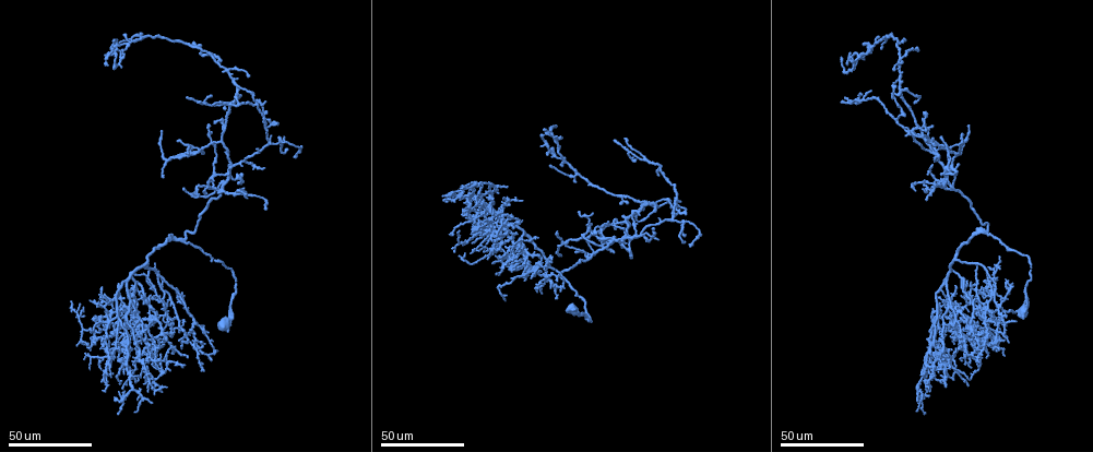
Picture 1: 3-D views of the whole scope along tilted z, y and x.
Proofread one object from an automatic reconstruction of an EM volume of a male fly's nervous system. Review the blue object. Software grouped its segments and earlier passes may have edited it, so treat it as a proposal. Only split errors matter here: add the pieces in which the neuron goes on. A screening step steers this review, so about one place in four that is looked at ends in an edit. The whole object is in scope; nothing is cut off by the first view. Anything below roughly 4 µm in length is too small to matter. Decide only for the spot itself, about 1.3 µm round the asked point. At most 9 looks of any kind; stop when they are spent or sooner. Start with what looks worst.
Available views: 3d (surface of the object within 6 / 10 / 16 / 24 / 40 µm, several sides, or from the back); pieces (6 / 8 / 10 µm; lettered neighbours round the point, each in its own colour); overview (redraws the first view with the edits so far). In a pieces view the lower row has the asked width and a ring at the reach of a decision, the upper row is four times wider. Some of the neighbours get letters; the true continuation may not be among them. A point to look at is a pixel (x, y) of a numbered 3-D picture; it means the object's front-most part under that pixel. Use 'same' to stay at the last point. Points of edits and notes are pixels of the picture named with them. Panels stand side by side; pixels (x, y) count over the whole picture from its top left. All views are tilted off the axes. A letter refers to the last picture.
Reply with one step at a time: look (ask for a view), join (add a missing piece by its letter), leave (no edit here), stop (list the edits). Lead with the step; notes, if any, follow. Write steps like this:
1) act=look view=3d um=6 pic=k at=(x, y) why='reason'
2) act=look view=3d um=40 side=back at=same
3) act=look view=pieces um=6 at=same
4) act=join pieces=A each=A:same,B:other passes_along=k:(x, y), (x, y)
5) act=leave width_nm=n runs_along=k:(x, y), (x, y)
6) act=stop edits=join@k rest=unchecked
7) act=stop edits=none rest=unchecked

act=look view=3d um=40 pic=1 at=(188, 97) why='long arm stops here'

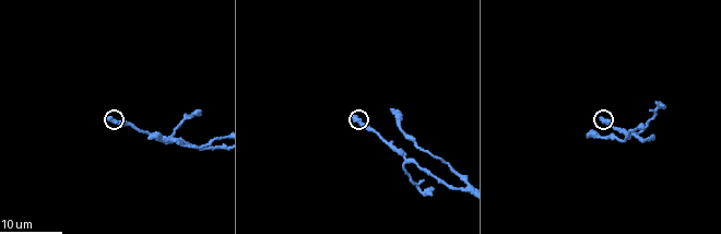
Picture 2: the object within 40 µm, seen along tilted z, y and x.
act=look view=3d um=10 pic=2 at=(352, 118) why='zoom in'

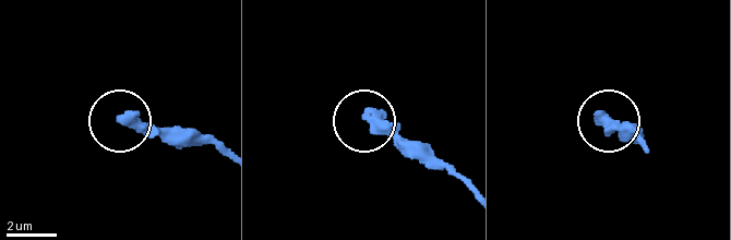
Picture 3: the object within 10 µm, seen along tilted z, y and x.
act=look view=pieces um=10 pic=3 at=(120, 119)

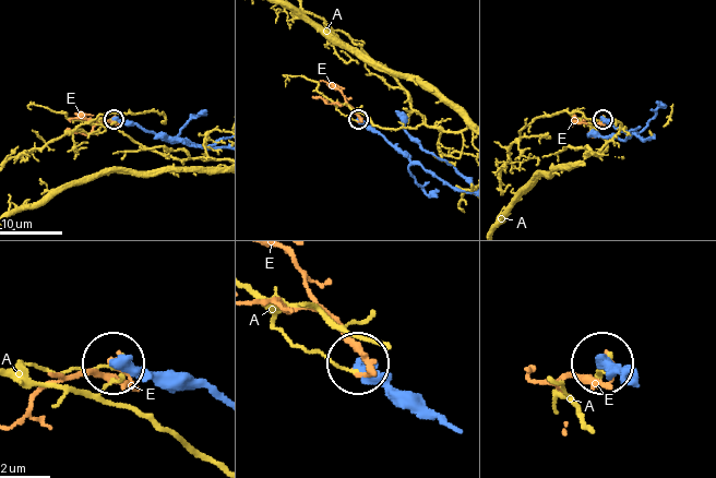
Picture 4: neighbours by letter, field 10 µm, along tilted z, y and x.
act=leave each=A:other,E:other runs_along=4:(450, 428), (403, 408), (359, 361) found='no lettered piece goes on from it'

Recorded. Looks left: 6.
act=look view=3d um=24 pic=1 at=(578, 211) why='branch stops here'

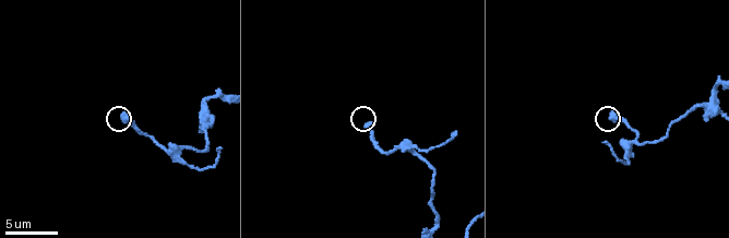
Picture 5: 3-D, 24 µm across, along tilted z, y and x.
act=look view=pieces um=10 pic=5 at=(613, 110)

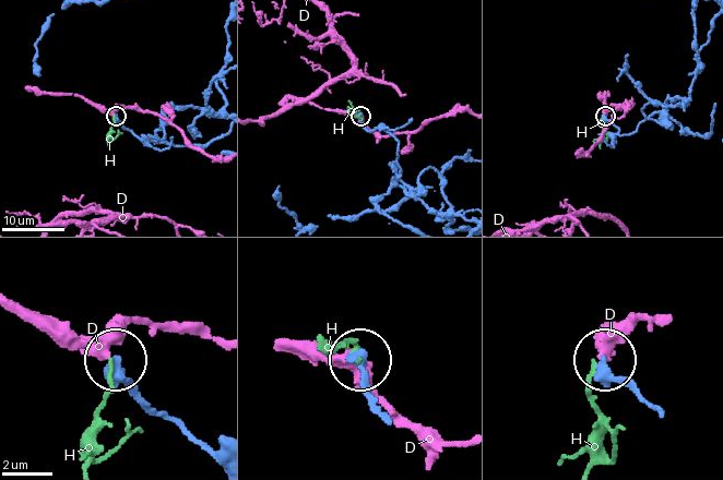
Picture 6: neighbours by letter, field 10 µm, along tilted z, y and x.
act=leave width_nm=440 each=D:other,H:other found='none of them fits'

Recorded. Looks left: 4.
act=look view=3d um=24 pic=1 at=(539, 254) why='free end'

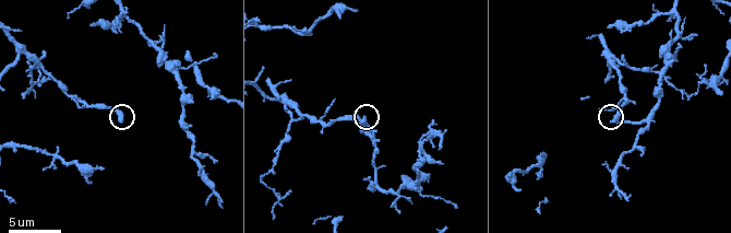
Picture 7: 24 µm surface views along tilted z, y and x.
act=look view=3d um=6 pic=7 at=(120, 118)

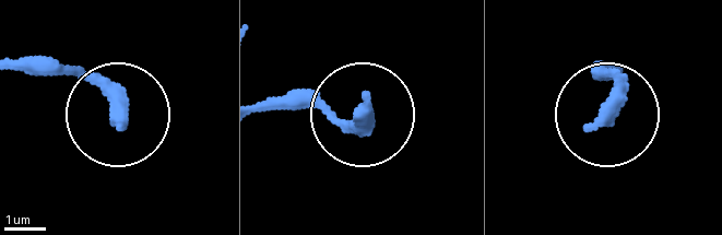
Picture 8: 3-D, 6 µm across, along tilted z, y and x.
act=look view=pieces um=8 pic=8 at=(596, 123)

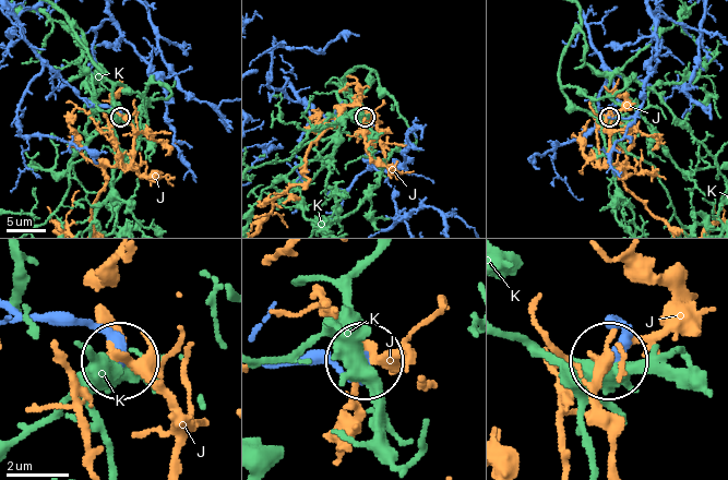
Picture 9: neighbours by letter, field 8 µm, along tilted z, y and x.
act=leave width_nm=330 each=J:other,K:other found='no lettered piece goes on from it'

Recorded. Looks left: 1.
act=stop edits=none rest=unchecked

